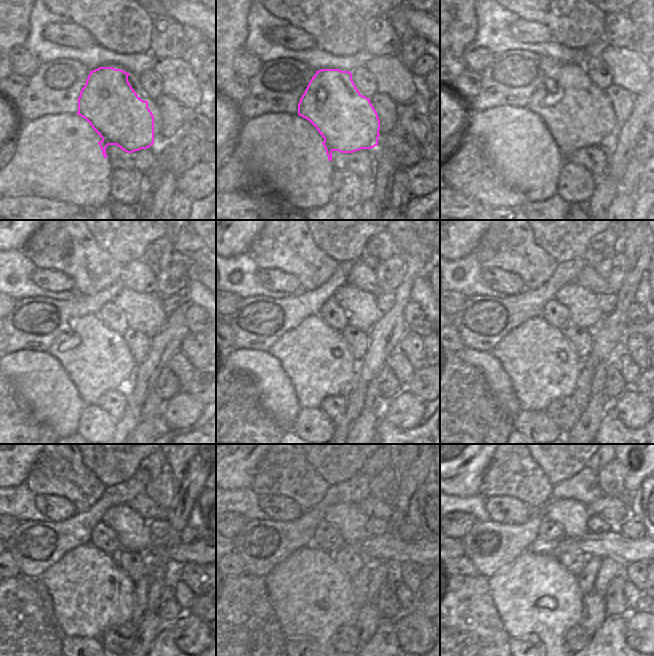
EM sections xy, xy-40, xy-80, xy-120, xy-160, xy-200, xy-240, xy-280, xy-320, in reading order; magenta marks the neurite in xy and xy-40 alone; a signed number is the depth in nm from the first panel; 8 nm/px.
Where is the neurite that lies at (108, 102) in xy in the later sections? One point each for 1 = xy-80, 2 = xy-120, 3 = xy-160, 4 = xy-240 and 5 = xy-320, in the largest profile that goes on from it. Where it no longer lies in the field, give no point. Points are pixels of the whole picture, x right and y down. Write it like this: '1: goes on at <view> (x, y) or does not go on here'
1: goes on at xy-80 (569, 117)
2: goes on at xy-120 (96, 359)
3: goes on at xy-160 (315, 357)
4: goes on at xy-240 (90, 594)
5: goes on at xy-320 (534, 595)

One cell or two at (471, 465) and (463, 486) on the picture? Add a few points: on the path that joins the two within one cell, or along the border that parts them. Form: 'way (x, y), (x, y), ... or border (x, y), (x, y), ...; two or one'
way (466, 470), (463, 473), (463, 481); one

